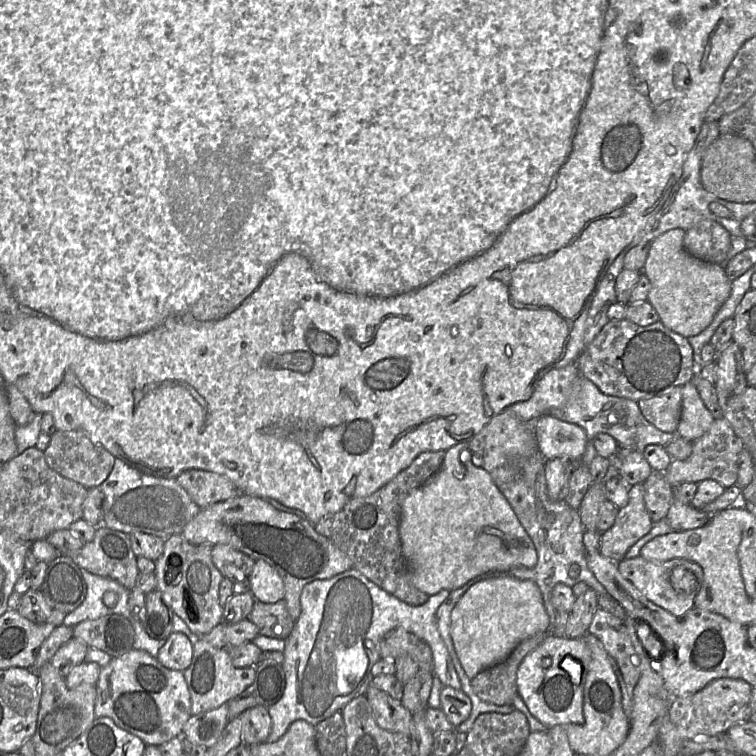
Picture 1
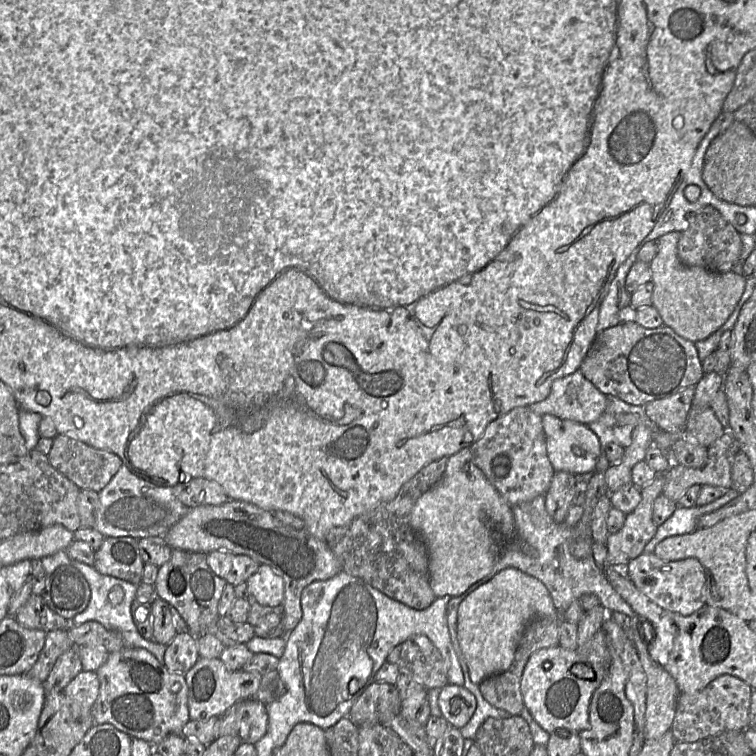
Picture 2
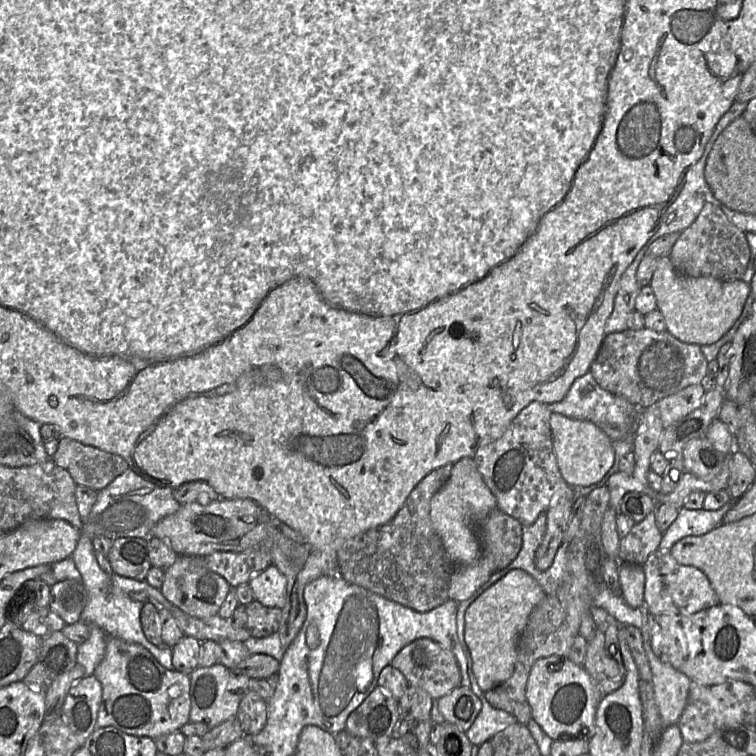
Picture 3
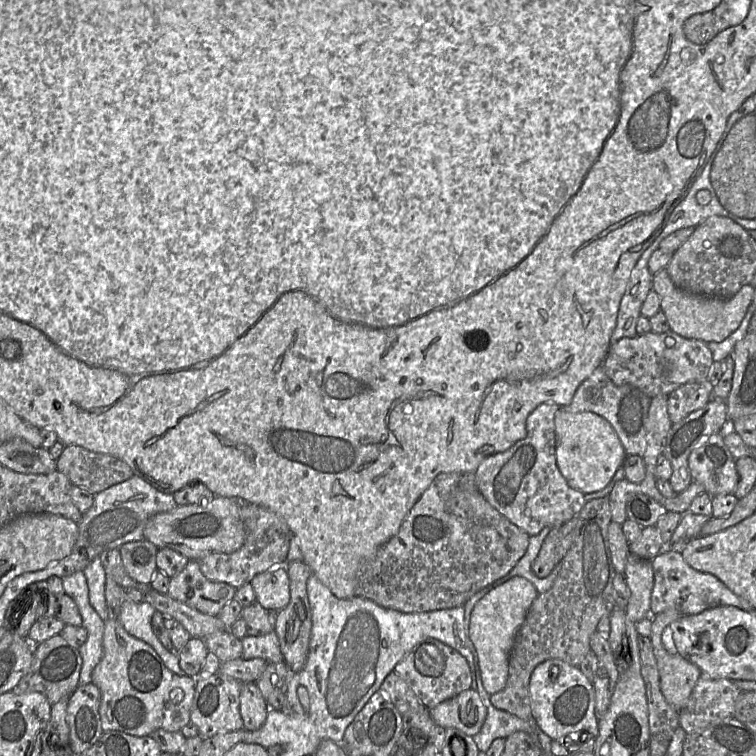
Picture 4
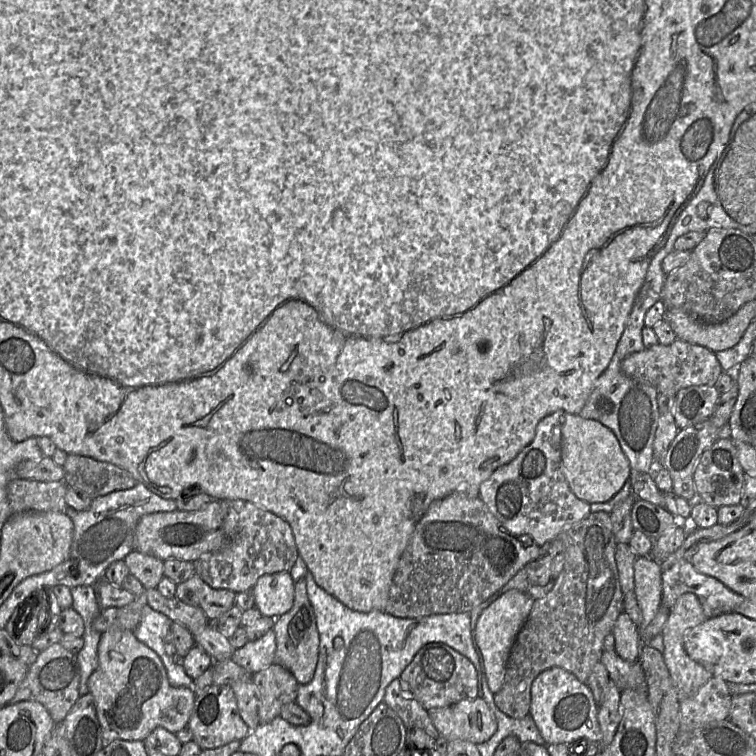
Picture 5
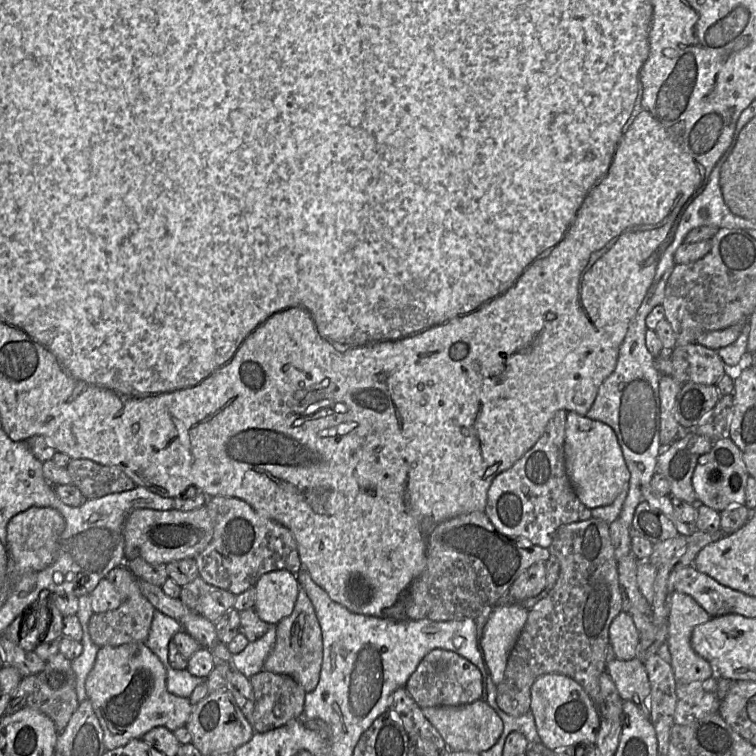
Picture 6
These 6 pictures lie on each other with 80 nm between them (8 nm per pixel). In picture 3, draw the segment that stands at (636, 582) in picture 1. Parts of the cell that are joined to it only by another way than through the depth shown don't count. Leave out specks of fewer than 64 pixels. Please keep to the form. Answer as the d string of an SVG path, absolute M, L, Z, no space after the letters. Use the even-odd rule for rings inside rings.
M657 550L642 564L645 573L644 609L650 615L690 615L719 604L708 577L698 568L678 563L670 550Z

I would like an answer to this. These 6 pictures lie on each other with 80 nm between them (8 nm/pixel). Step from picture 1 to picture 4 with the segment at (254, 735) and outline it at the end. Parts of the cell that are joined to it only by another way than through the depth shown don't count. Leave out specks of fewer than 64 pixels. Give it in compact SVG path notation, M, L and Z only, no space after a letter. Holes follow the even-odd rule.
M243 683L240 692L240 714L244 729L255 731L261 728L265 723L268 712L268 703L256 683Z

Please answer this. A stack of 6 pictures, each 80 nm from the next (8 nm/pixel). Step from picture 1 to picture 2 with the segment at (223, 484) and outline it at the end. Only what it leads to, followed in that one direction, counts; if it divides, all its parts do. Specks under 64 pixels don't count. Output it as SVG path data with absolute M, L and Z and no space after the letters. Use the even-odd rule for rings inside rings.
M192 478L172 487L174 496L189 508L219 505L228 500L220 484L206 478Z

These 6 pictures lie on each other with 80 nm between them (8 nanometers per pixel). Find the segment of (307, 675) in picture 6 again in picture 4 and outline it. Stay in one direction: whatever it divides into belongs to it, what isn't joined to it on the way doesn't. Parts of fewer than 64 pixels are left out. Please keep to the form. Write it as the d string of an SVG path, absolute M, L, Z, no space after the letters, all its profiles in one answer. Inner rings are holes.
M288 561L285 564L285 568L290 580L290 601L286 607L278 612L275 632L279 639L284 662L296 673L304 668L309 651L312 617L306 584L313 573L303 561Z

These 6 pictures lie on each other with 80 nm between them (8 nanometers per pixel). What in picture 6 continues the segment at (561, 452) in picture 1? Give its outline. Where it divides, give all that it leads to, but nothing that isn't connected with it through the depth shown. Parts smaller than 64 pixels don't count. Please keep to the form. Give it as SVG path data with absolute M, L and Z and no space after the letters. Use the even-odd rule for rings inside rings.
M575 412L566 413L564 460L577 497L590 509L611 504L624 485L629 484L630 472L614 430L603 422Z

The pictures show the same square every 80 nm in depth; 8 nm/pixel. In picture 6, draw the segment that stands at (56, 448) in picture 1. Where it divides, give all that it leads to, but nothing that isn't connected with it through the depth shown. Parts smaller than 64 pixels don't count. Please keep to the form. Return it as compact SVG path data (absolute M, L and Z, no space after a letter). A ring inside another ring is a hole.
M71 459L66 467L76 486L86 499L101 498L136 487L134 481L116 467L98 464L88 459Z

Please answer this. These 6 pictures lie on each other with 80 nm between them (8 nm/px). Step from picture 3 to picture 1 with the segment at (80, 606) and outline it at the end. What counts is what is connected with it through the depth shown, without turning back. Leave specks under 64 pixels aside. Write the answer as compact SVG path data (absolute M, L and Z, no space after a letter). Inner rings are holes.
M59 556L47 565L40 591L49 606L68 614L83 603L87 587L81 568L70 557Z

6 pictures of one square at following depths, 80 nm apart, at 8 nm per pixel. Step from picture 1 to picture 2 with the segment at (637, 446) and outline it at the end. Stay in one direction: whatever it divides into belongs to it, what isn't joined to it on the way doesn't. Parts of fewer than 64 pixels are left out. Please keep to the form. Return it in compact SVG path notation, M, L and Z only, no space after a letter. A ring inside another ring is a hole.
M611 395L606 397L604 413L587 425L598 436L602 448L610 443L618 444L623 449L628 448L632 444L634 430L640 425L652 430L655 445L654 434L660 429L647 416L643 406L629 404Z

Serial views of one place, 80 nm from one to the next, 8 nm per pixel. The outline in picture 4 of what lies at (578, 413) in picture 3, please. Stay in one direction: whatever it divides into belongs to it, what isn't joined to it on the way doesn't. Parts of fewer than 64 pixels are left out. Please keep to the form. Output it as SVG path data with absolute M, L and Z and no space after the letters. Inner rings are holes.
M599 366L577 388L571 403L560 407L570 413L592 412L609 422L627 455L642 458L646 449L646 425L652 398L630 385L615 385Z

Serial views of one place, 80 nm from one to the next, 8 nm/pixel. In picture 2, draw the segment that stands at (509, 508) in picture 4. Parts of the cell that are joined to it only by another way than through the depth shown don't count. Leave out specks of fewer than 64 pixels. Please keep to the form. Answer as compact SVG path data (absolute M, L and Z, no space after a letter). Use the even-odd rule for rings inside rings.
M528 406L513 408L492 421L469 449L474 463L511 506L546 495L556 472L547 455L542 416Z

